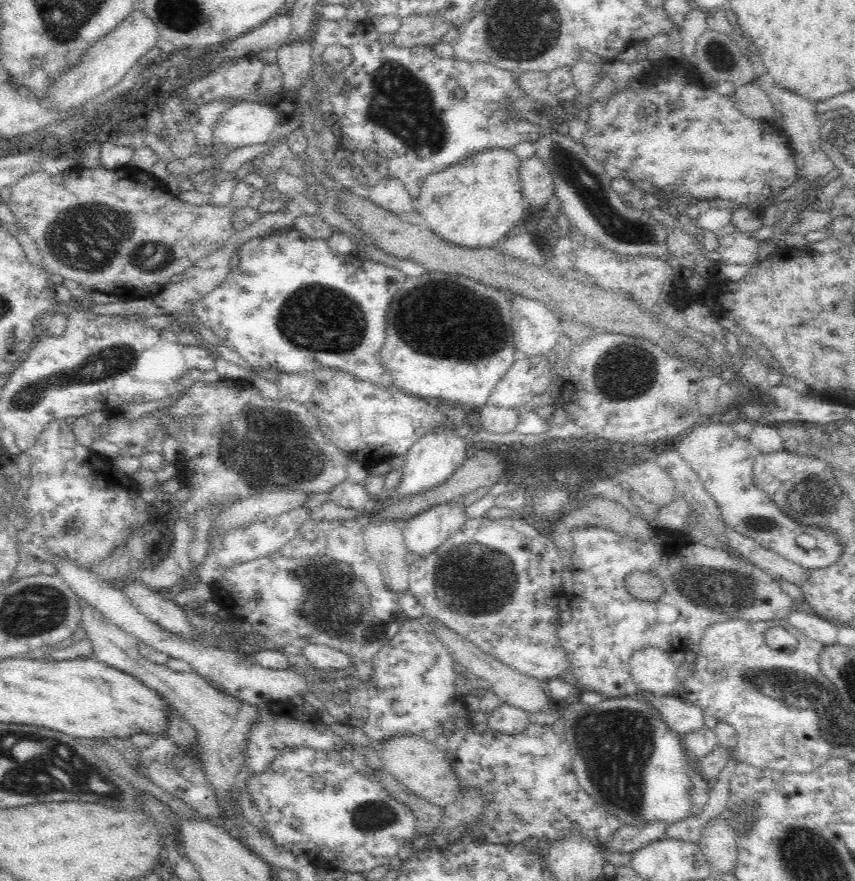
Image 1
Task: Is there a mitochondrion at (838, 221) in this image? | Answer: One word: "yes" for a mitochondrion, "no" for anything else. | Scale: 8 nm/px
no

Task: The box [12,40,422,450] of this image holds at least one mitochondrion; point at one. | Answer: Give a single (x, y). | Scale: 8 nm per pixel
(87, 236)

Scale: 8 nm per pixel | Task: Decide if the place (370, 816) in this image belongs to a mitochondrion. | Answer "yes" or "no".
yes

